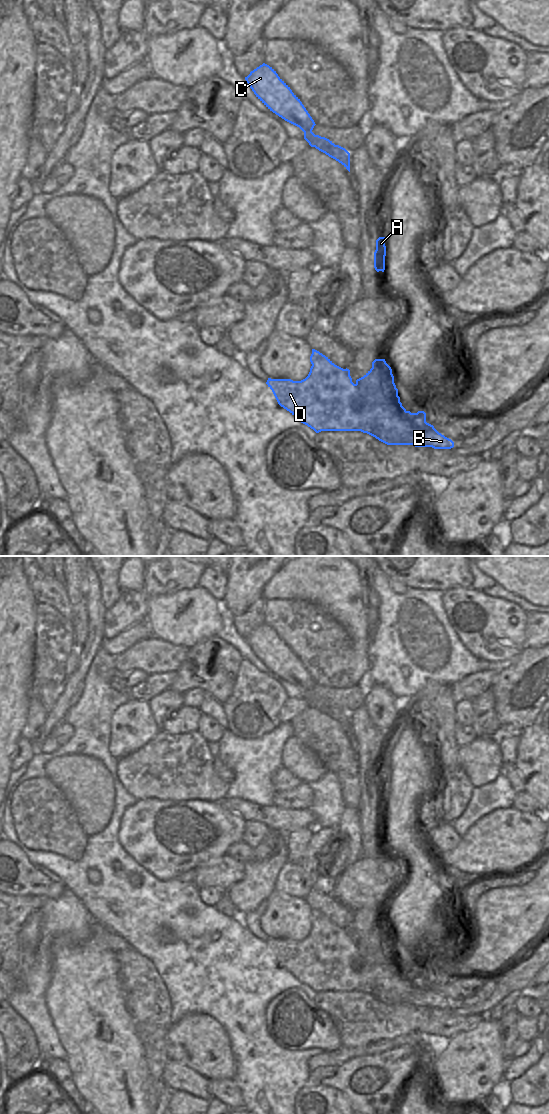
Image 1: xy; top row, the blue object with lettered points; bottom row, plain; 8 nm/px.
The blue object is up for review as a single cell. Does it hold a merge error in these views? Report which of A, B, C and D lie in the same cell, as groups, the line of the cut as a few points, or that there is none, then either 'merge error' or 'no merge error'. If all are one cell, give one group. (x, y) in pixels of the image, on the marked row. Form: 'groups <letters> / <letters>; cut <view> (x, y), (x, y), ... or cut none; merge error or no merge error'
groups A C / B D; cut xy (354, 384), (367, 402), (389, 403), (398, 413), (405, 411); merge error

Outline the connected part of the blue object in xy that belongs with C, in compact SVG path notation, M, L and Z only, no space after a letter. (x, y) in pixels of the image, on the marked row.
M263 63L251 71L245 80L256 97L270 111L304 132L304 139L311 147L335 159L350 172L350 153L329 139L312 132L316 125L314 120L300 99L272 67Z

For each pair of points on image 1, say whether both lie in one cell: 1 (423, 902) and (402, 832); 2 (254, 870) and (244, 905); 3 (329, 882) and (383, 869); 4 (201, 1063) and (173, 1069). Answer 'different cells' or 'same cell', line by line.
1: same cell
2: same cell
3: different cells
4: different cells

